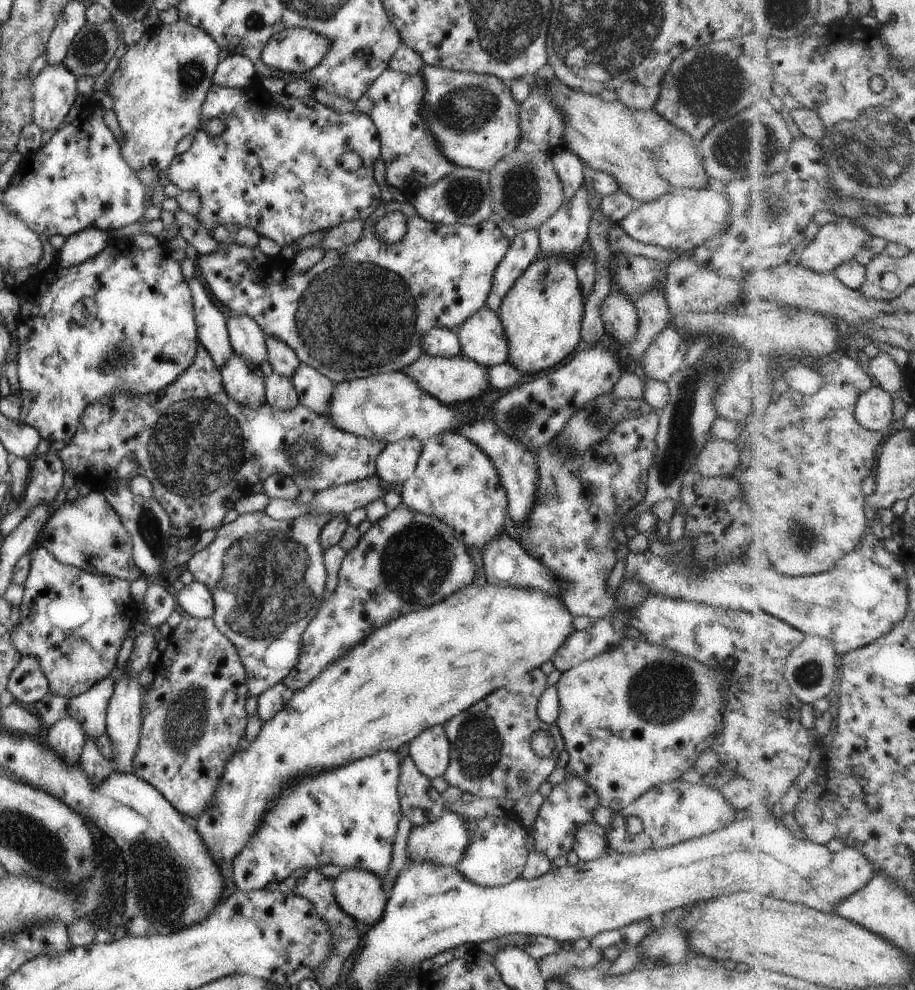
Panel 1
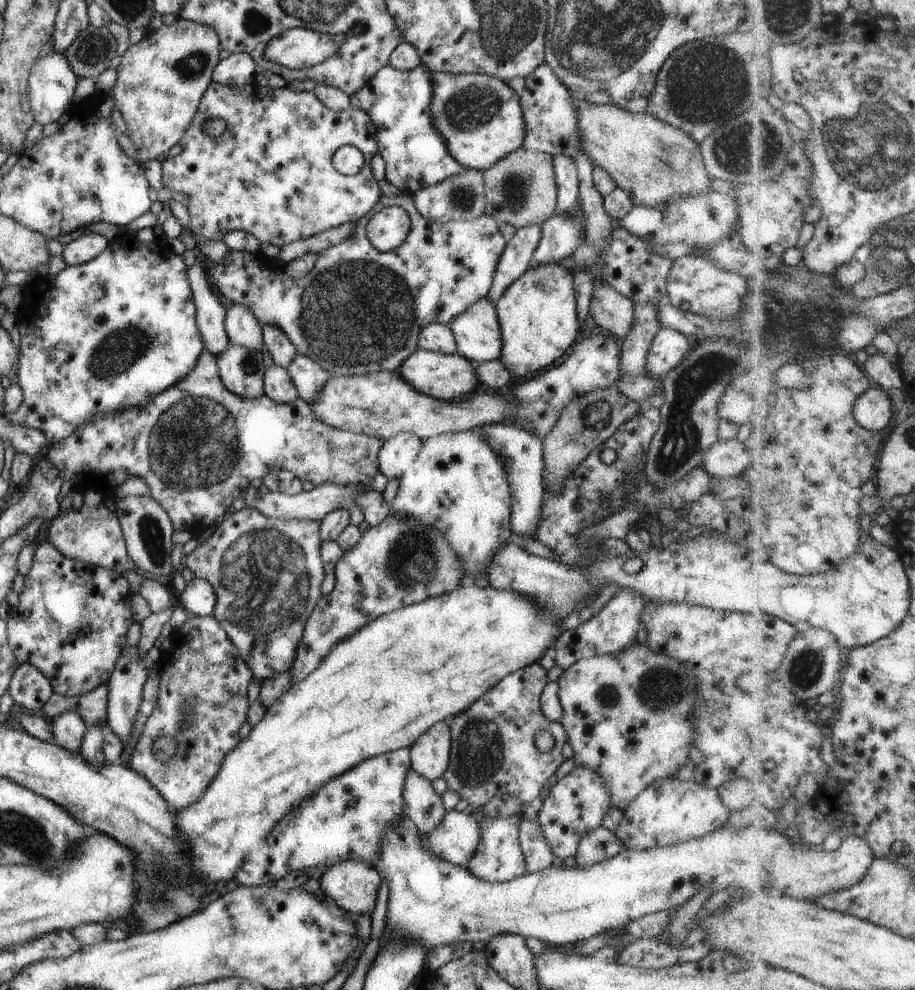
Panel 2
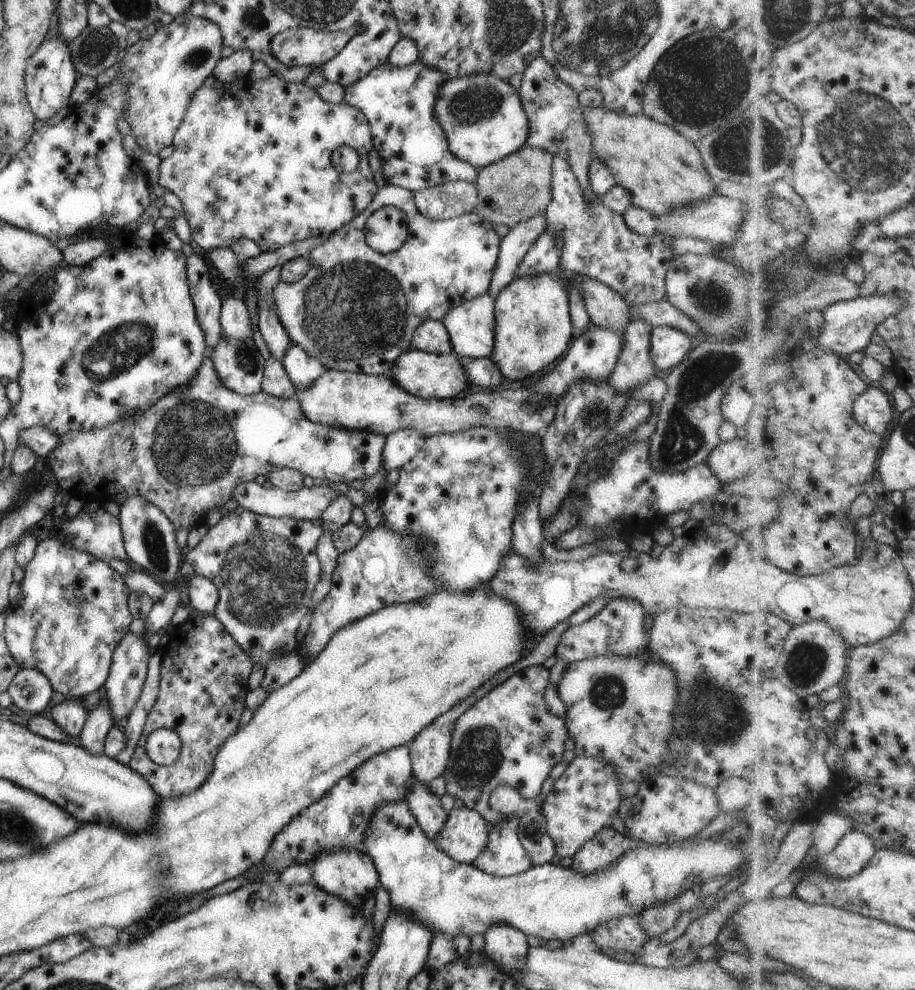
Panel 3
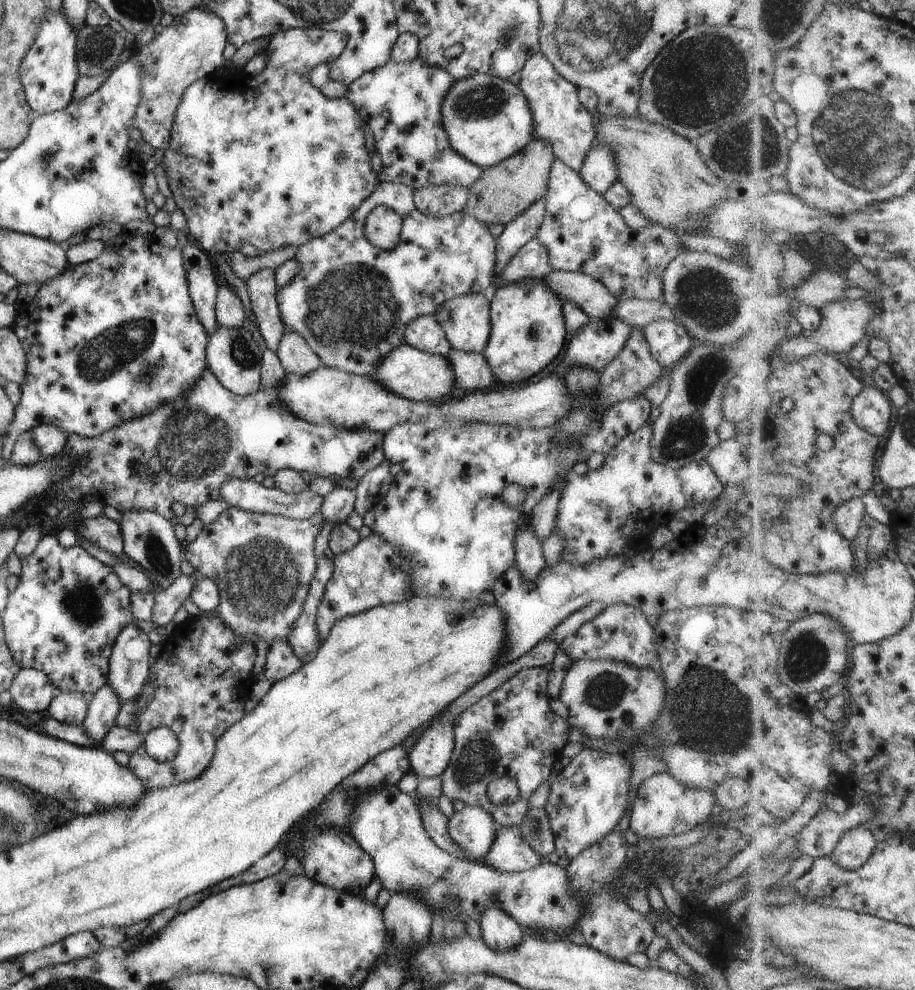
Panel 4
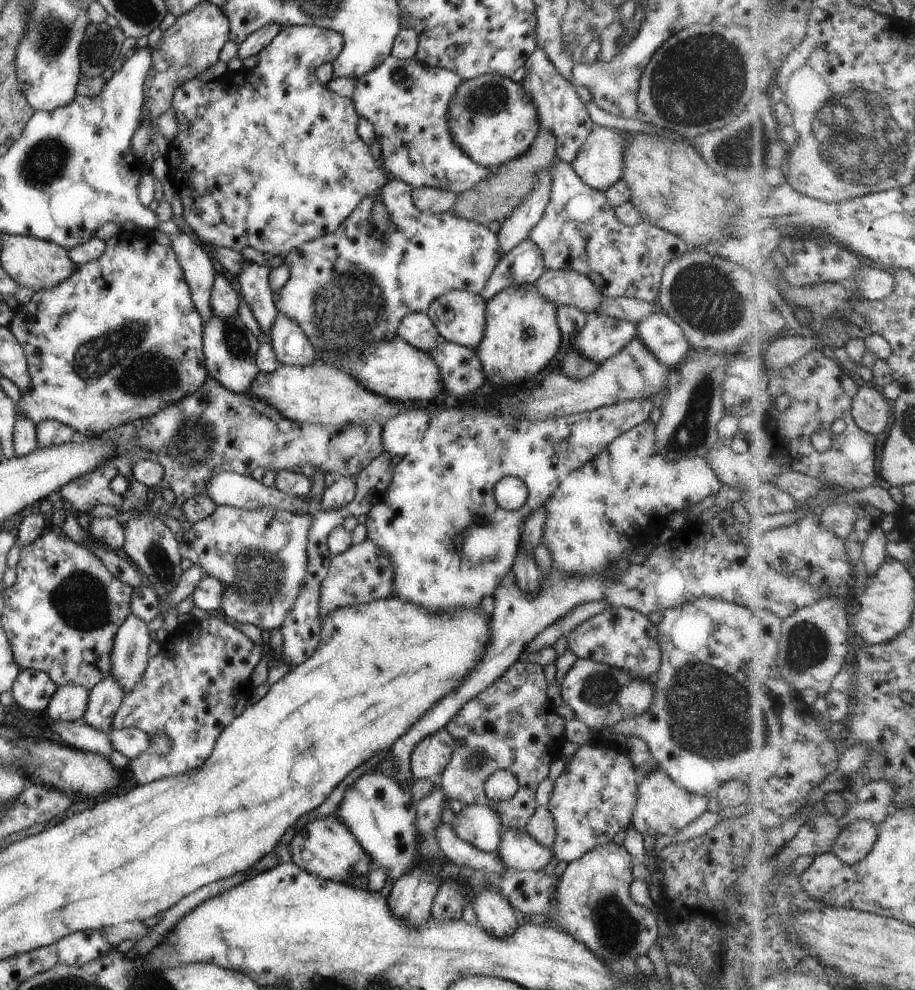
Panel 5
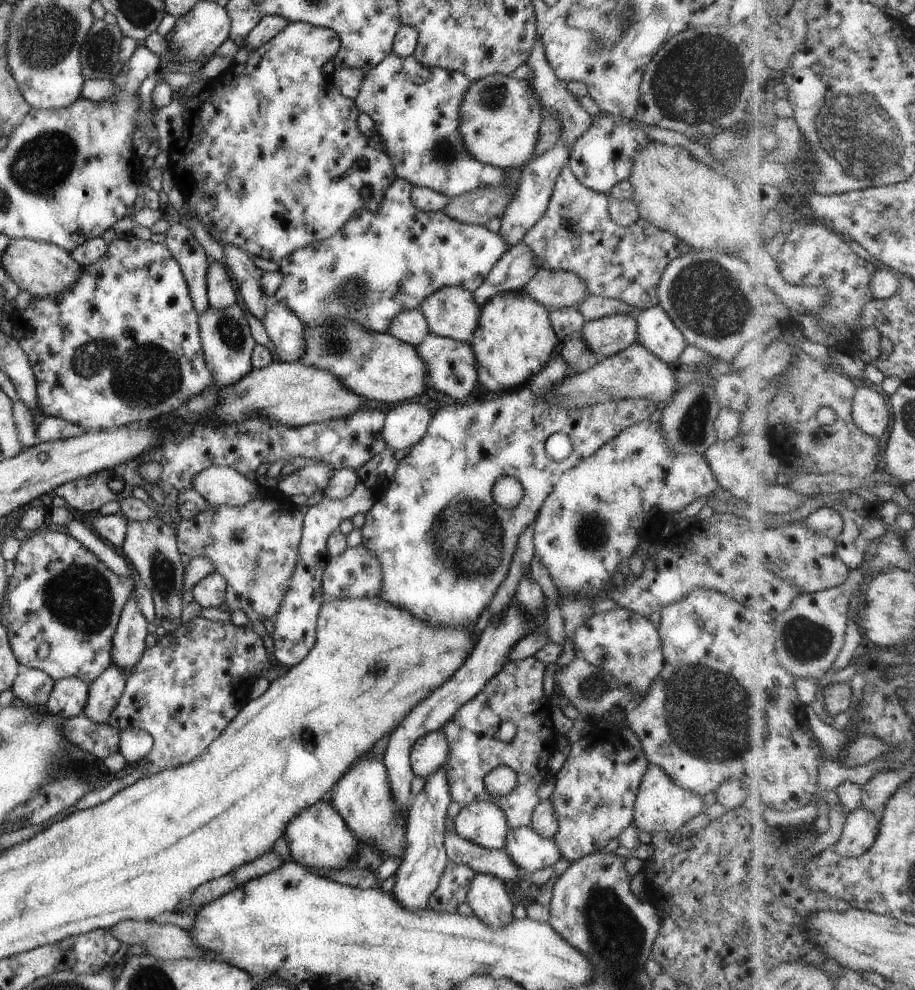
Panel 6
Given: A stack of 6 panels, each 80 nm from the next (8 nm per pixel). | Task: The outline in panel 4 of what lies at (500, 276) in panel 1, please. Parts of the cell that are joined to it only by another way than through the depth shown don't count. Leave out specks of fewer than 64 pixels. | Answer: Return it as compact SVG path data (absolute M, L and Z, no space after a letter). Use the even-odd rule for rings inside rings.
M544 198L537 199L529 208L504 224L502 232L495 238L495 274L503 271L517 250L530 238L536 236L543 215Z

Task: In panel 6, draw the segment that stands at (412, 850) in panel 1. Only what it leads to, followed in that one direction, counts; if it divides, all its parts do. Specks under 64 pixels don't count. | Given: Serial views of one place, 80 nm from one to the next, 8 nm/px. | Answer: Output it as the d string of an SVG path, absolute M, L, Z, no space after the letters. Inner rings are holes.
M487 801L463 805L454 817L453 832L486 849L501 849L508 829L504 812Z

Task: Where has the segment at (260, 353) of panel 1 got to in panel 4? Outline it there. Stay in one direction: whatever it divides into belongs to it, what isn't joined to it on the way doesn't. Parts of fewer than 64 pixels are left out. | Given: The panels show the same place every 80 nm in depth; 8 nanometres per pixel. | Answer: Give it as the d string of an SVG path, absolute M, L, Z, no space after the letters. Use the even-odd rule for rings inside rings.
M229 286L217 287L214 309L216 324L219 327L235 329L241 327L242 324L245 326L246 314L242 302Z

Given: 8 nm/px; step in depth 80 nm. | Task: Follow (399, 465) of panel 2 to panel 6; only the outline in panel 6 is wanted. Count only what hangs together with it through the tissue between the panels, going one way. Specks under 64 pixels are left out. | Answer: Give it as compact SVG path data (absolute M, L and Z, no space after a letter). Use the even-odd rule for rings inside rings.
M409 400L385 413L381 434L387 447L405 450L423 438L432 414L424 404Z

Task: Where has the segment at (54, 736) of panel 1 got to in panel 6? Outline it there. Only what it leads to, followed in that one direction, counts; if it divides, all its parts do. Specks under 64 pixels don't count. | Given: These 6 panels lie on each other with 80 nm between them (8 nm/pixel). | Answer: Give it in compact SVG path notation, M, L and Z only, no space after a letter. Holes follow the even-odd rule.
M65 677L54 681L45 708L58 717L68 719L81 714L87 695L87 683L79 677Z

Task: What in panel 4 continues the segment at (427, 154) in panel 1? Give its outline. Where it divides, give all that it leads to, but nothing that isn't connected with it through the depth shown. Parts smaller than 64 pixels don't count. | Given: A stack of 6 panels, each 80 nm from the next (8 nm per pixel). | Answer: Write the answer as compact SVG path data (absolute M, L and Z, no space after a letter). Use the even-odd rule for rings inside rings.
M418 56L404 63L396 63L389 59L385 64L364 72L346 87L345 98L355 107L365 125L369 127L375 138L375 150L381 160L379 182L405 185L412 191L427 185L448 184L469 188L481 174L482 168L469 162L457 154L449 144L445 129L441 124L440 104L447 89L455 81L445 72L444 68L429 66Z

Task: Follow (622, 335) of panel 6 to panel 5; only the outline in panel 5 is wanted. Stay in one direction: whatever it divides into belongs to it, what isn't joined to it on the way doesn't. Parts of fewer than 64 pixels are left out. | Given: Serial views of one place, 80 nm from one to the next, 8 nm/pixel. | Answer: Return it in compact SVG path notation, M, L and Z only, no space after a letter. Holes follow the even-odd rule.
M607 315L590 316L571 338L569 348L599 364L636 336L635 327L633 323Z

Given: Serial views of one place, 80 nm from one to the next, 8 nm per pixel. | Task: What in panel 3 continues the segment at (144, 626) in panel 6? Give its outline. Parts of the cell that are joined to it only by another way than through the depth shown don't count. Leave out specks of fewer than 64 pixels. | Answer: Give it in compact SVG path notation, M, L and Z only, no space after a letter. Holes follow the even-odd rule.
M128 632L115 646L112 652L112 661L108 668L108 675L102 686L105 689L106 700L110 708L112 723L123 729L127 716L135 706L139 698L141 686L147 670L147 658L149 658L148 645L143 635L135 636Z

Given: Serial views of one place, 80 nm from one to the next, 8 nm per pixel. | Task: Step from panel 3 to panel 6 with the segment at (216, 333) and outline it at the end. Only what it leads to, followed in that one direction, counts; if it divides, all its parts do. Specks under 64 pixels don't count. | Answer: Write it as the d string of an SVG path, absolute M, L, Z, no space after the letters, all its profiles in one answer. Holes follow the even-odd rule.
M183 222L170 226L164 243L179 264L193 308L200 315L208 308L205 280L209 262L207 253Z

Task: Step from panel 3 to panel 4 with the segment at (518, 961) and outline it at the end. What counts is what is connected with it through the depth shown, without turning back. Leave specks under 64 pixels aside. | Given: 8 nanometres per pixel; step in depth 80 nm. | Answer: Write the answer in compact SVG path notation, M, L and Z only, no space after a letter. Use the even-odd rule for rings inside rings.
M496 905L488 907L478 918L481 940L497 953L515 948L522 940L525 930Z

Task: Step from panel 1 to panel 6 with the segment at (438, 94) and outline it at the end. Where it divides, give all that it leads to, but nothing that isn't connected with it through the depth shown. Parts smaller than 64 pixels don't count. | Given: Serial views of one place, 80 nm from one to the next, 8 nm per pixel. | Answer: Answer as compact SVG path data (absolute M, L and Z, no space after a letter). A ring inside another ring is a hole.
M492 74L471 81L459 104L458 133L479 162L504 169L519 168L532 156L542 121L538 96L525 79Z

